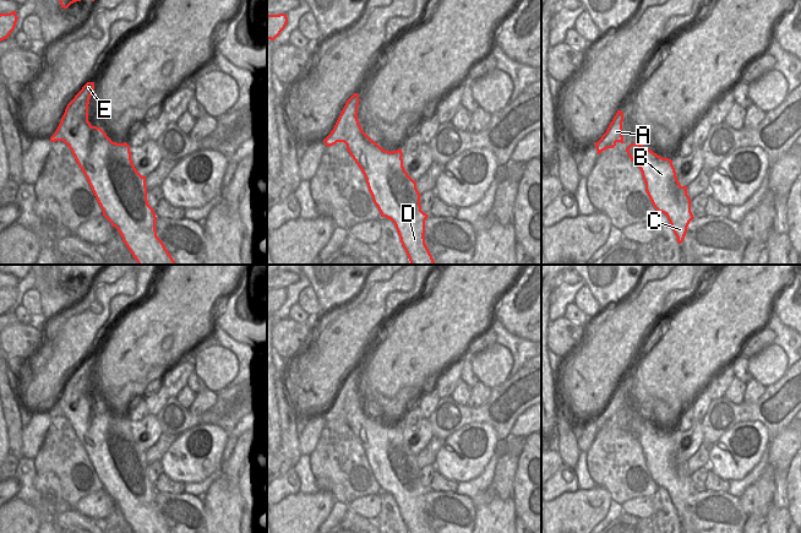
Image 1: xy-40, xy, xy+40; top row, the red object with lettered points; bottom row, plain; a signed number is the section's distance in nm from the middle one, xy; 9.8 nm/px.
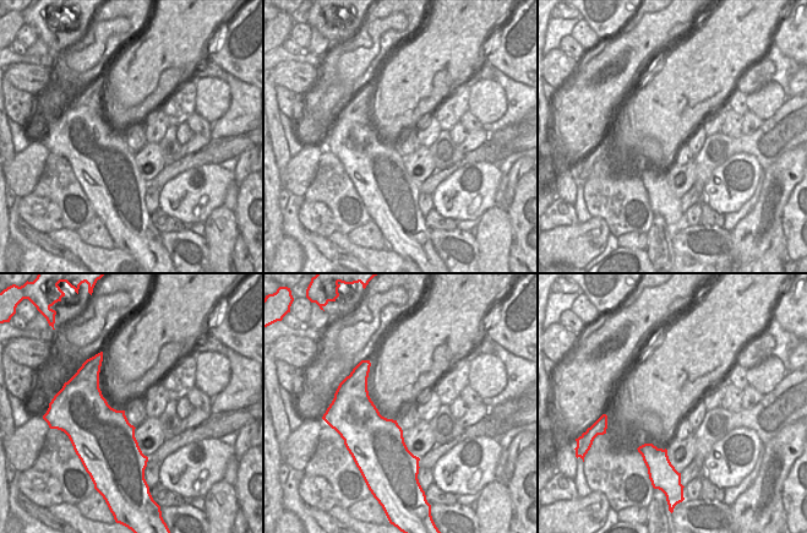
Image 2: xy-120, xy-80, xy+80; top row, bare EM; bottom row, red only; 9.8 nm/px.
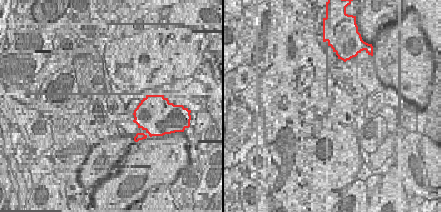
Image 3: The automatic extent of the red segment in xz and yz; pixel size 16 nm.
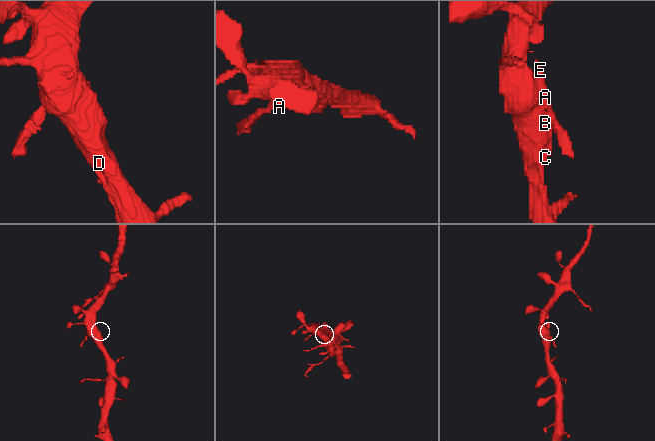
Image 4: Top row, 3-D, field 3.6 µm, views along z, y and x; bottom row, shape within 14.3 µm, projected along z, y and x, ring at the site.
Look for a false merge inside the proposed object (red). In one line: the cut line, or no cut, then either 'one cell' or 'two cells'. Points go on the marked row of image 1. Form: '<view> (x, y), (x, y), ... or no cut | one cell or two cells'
no cut | one cell

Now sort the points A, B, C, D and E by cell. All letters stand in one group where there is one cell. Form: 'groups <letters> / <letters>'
groups A B C D E

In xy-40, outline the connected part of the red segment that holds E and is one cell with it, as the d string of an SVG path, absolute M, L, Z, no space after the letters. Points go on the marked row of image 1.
M87 82L67 104L50 137L64 141L103 210L138 265L176 265L157 236L156 213L147 201L146 176L135 168L130 146L113 142L88 121L94 82Z

